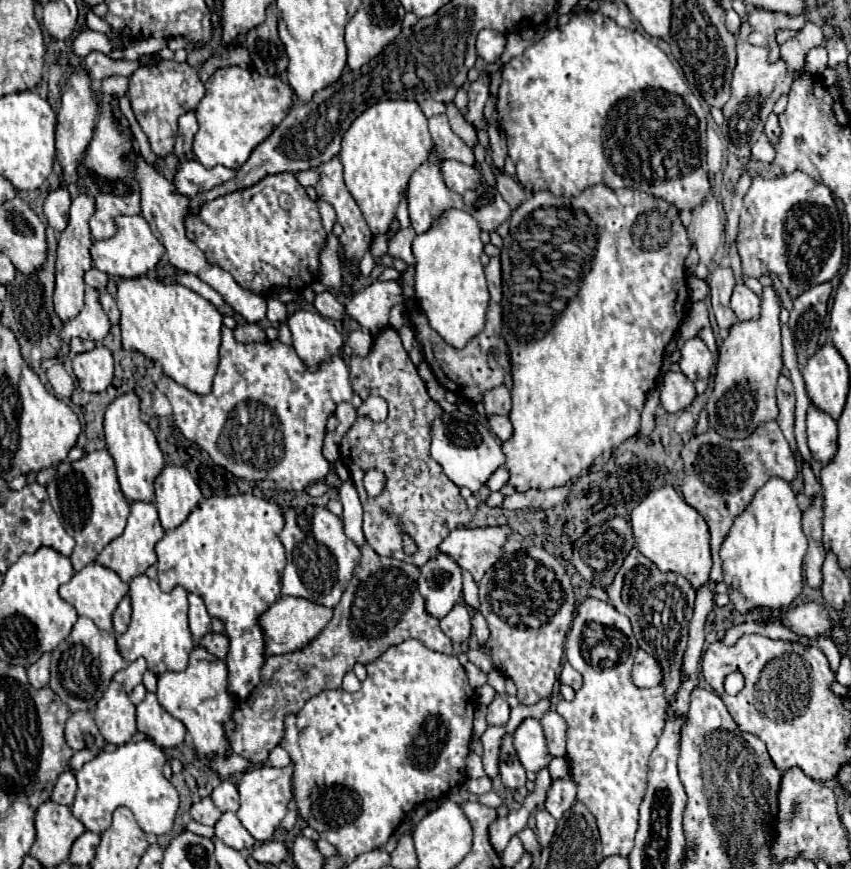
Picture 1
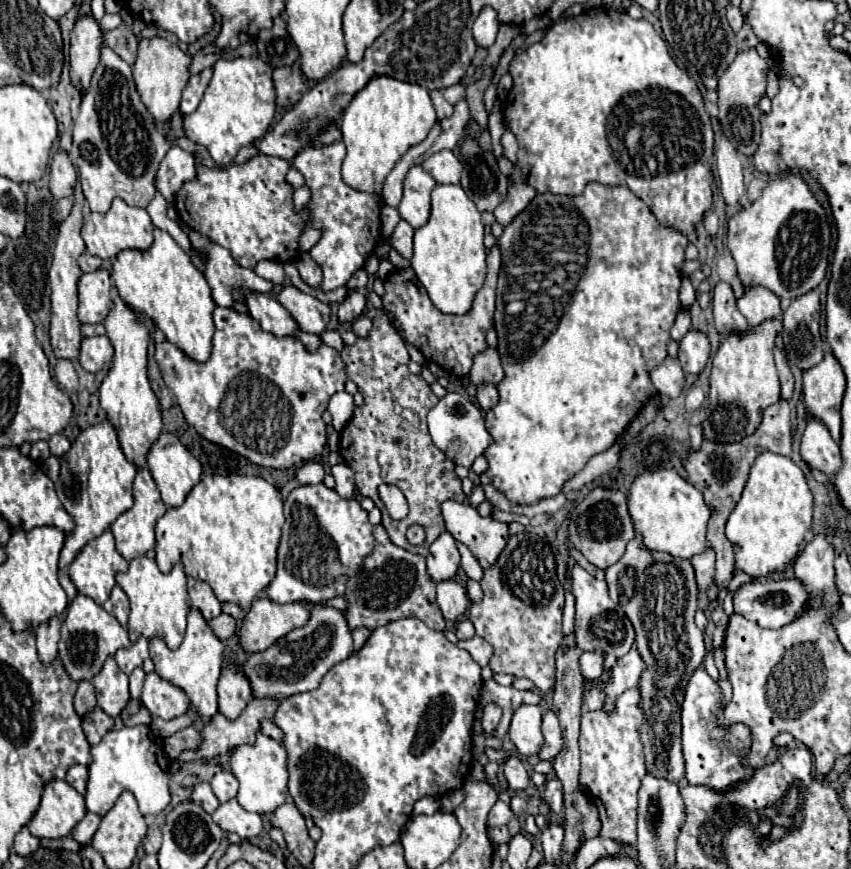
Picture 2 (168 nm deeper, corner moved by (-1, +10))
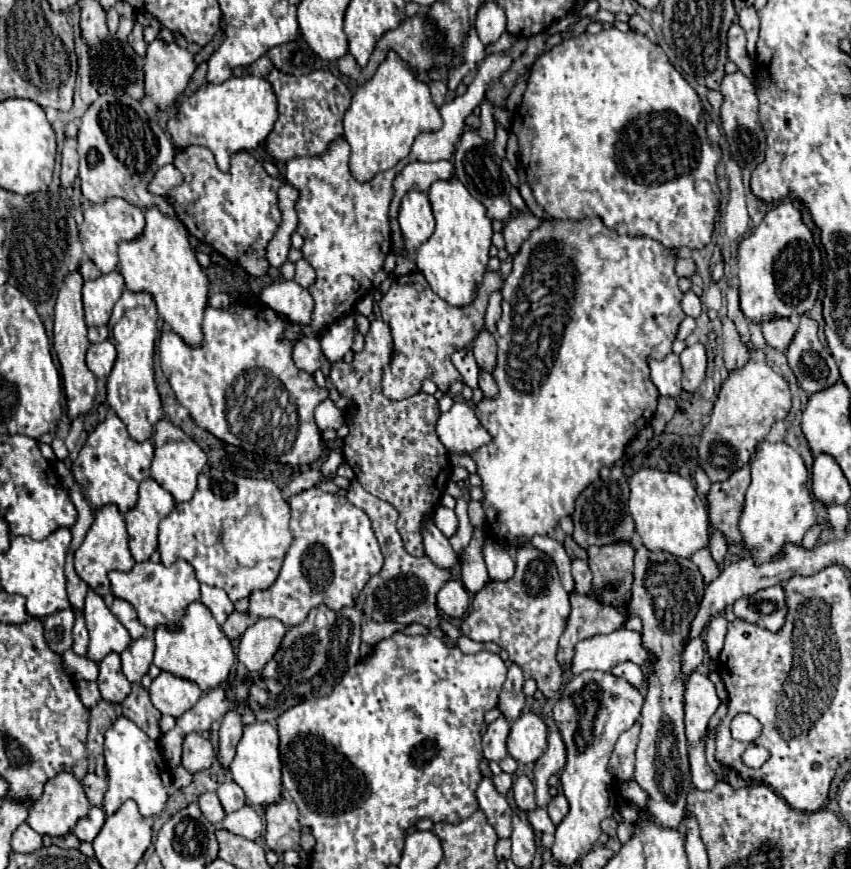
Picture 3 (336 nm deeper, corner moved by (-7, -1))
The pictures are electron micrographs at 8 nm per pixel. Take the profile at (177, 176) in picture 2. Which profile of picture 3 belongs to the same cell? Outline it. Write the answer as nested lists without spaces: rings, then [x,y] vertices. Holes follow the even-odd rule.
[[[166,164],[164,168],[160,168],[156,172],[156,176],[152,178],[152,182],[148,184],[148,192],[152,194],[168,194],[172,186],[178,186],[182,182],[182,174],[176,170],[174,164]]]

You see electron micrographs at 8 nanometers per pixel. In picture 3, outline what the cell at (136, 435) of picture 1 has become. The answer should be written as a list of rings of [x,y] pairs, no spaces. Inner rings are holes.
[[[124,292],[116,304],[116,310],[108,322],[112,338],[116,340],[116,364],[108,376],[108,404],[128,426],[134,440],[148,440],[154,432],[154,424],[162,418],[162,404],[154,382],[154,340],[158,334],[158,312],[152,296],[138,292]]]

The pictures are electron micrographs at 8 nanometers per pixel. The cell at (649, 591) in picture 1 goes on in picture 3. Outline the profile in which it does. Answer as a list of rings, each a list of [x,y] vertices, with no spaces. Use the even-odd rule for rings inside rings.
[[[640,546],[636,550],[634,558],[634,584],[632,584],[632,600],[630,608],[632,614],[638,616],[644,624],[642,628],[642,638],[644,646],[652,652],[654,666],[648,676],[648,694],[642,706],[642,732],[640,732],[640,742],[636,748],[636,772],[634,780],[642,790],[648,792],[648,806],[646,810],[654,818],[654,822],[662,828],[680,828],[684,822],[684,810],[686,810],[686,794],[692,788],[690,782],[690,766],[688,766],[688,742],[684,734],[684,684],[686,676],[680,674],[680,654],[684,652],[686,638],[688,638],[688,628],[692,618],[696,616],[698,604],[704,596],[704,580],[702,574],[698,572],[696,564],[688,558],[678,558],[668,552],[650,552],[648,548]]]

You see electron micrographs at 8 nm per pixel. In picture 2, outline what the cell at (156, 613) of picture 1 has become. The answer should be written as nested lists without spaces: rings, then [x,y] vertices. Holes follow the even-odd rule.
[[[138,557],[130,561],[126,573],[116,575],[116,583],[124,589],[130,599],[130,621],[128,635],[130,641],[138,641],[138,637],[146,639],[162,639],[170,649],[178,649],[182,637],[186,633],[186,617],[190,611],[188,593],[186,593],[186,575],[182,565],[176,565],[170,573],[162,573],[154,559]]]

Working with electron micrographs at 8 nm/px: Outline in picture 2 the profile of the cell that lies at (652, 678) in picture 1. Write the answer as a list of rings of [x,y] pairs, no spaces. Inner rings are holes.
[[[630,651],[628,655],[624,655],[622,659],[618,659],[618,665],[612,669],[612,677],[610,677],[610,683],[606,685],[606,709],[612,711],[612,705],[614,705],[614,699],[630,689],[630,687],[636,687],[638,681],[640,681],[640,675],[642,675],[642,657],[638,651]]]

